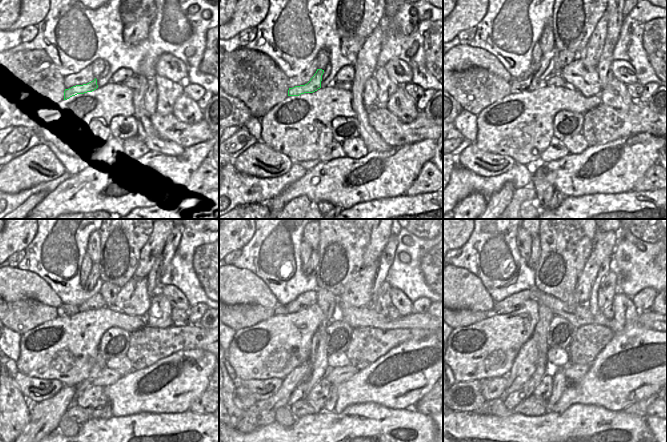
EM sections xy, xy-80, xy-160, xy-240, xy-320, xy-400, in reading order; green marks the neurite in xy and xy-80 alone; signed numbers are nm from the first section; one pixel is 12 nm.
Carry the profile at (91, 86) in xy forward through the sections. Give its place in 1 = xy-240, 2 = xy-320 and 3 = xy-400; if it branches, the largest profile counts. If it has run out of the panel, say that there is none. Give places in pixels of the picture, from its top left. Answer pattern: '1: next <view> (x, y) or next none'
1: next xy-240 (94, 276)
2: next xy-320 (314, 258)
3: next xy-400 (534, 258)

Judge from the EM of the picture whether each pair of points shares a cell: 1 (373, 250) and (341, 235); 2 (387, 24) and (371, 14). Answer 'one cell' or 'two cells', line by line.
1: two cells
2: two cells

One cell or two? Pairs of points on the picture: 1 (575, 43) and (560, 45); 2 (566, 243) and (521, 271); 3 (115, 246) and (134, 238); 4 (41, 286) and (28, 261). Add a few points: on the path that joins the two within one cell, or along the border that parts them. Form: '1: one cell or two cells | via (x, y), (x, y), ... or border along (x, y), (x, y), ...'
1: one cell | via (571, 45), (568, 48), (564, 45)
2: two cells | border along (533, 270), (533, 282), (536, 287)
3: one cell | via (120, 242), (124, 238), (129, 238)
4: two cells | border along (16, 267), (38, 274), (51, 288)

